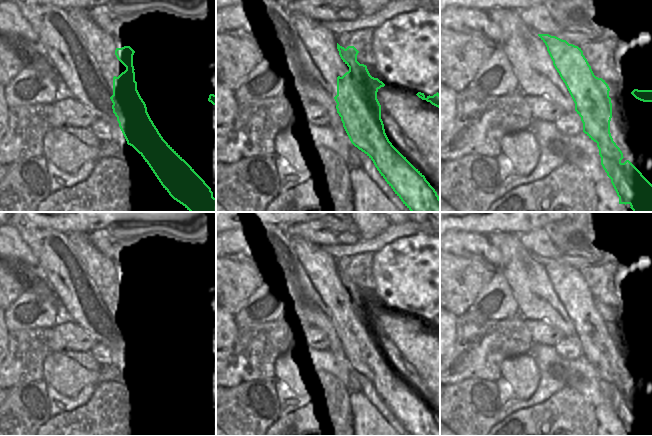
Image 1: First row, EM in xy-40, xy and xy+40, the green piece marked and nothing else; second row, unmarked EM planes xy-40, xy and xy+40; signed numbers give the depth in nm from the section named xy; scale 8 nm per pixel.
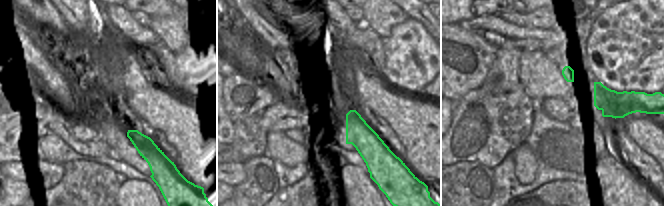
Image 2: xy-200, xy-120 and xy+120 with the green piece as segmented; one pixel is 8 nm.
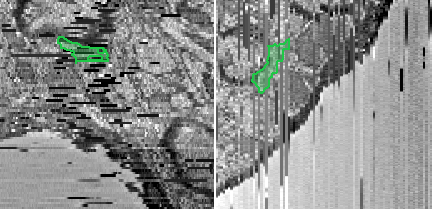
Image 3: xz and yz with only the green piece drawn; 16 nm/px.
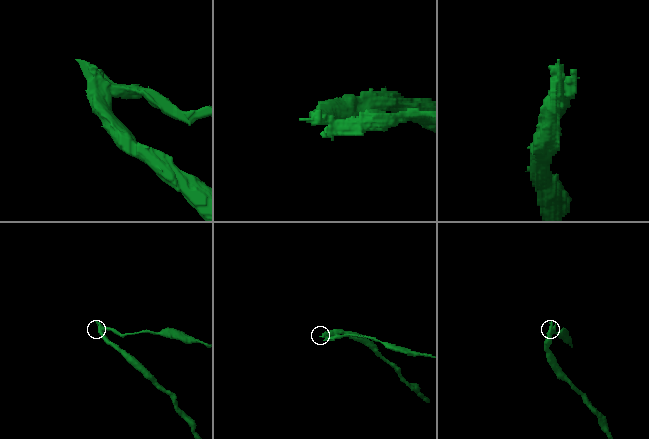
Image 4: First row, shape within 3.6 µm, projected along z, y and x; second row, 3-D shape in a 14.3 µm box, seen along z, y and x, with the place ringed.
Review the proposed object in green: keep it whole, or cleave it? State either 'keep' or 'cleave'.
cleave

